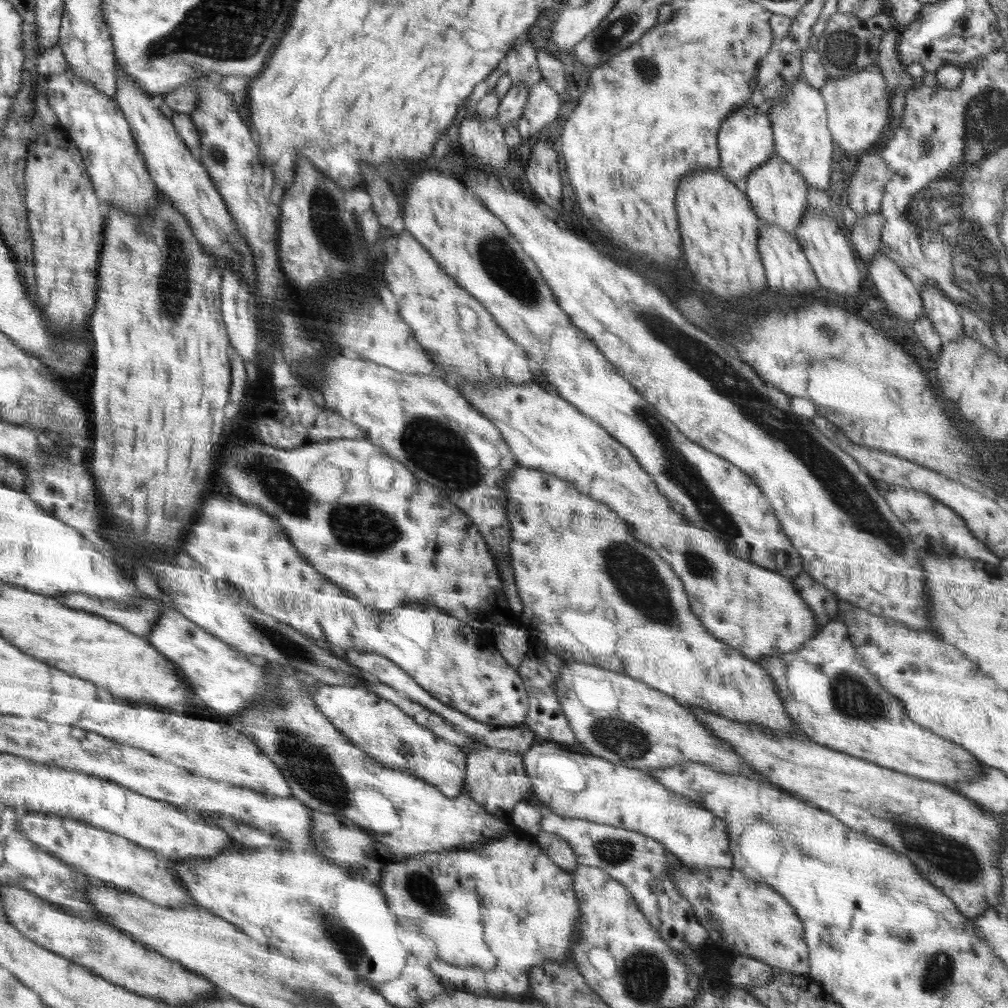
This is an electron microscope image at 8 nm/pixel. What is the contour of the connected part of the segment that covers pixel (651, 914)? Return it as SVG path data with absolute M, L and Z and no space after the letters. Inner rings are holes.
M544 813L540 820L541 836L553 835L572 847L578 866L590 866L605 871L615 882L630 892L641 914L650 922L660 938L668 944L668 920L694 920L691 905L682 898L669 878L671 868L681 868L682 862L662 843L634 830L592 822L584 818L557 817Z

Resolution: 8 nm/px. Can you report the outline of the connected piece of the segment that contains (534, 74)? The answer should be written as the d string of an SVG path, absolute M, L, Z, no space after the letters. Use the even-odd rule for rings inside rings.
M515 41L508 50L503 66L507 70L512 82L526 84L528 91L534 84L543 80L538 61L536 60L536 51L530 42Z

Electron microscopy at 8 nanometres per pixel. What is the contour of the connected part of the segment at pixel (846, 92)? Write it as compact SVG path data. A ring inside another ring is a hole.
M878 60L862 68L856 74L842 78L831 78L820 88L827 110L827 127L834 142L846 154L854 151L868 151L879 141L882 128L888 124L890 100L886 92L886 80L878 66Z

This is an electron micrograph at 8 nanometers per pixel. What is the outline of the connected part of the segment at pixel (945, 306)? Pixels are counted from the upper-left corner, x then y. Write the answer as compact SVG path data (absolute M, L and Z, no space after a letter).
M922 286L920 294L923 300L925 314L934 324L936 332L943 342L958 340L964 334L960 308L934 286Z

